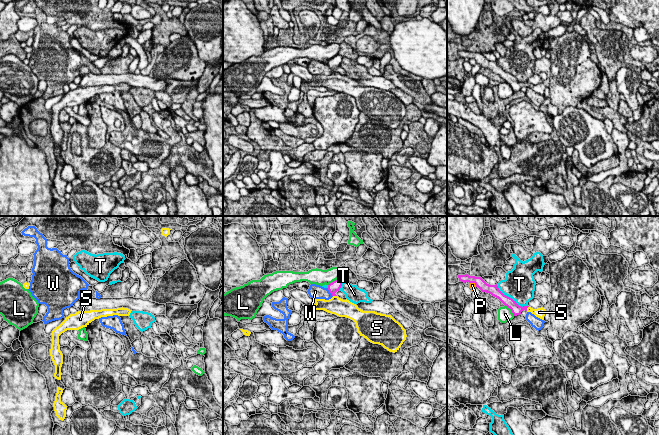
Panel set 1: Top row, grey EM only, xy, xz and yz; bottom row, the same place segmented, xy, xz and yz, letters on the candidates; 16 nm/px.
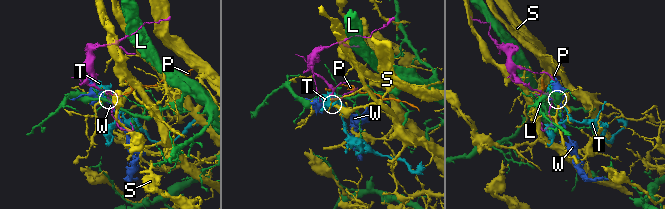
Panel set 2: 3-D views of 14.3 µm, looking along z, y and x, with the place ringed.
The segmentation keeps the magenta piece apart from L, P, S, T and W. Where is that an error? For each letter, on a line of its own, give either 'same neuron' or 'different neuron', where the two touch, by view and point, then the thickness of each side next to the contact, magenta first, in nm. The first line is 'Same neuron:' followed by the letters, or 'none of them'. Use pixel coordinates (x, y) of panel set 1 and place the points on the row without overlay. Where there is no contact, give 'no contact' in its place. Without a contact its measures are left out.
Same neuron: S
L: different neuron; contact yz (511, 86); calibres 160 and 240 nm
P: different neuron; contact yz (473, 58); calibres 160 and 100 nm
S: same neuron; contact yz (527, 83); calibres 160 and 160 nm
T: different neuron; contact yz (509, 73); calibres 160 and 480 nm
W: different neuron; contact xz (329, 67); calibres 170 and 220 nm

